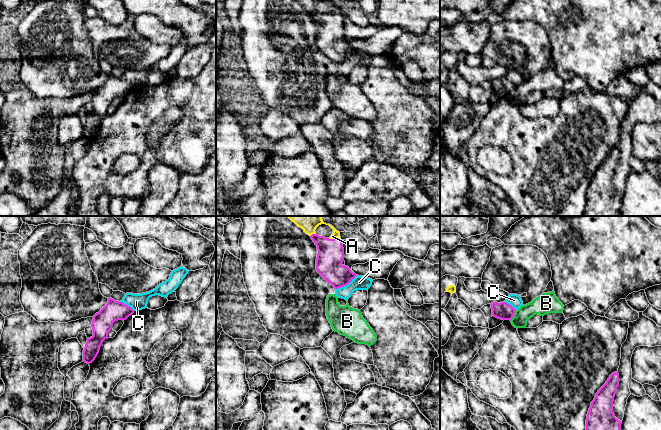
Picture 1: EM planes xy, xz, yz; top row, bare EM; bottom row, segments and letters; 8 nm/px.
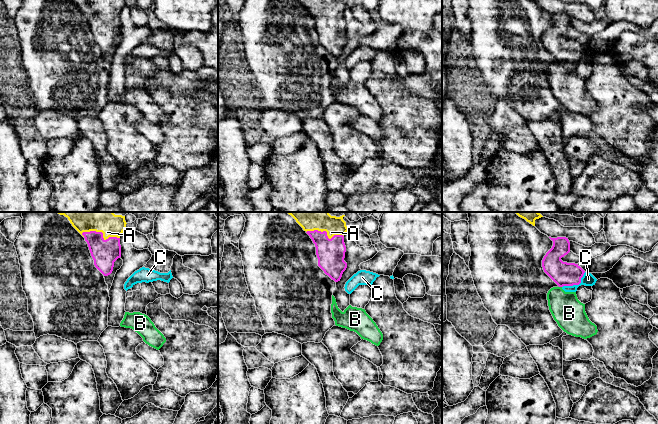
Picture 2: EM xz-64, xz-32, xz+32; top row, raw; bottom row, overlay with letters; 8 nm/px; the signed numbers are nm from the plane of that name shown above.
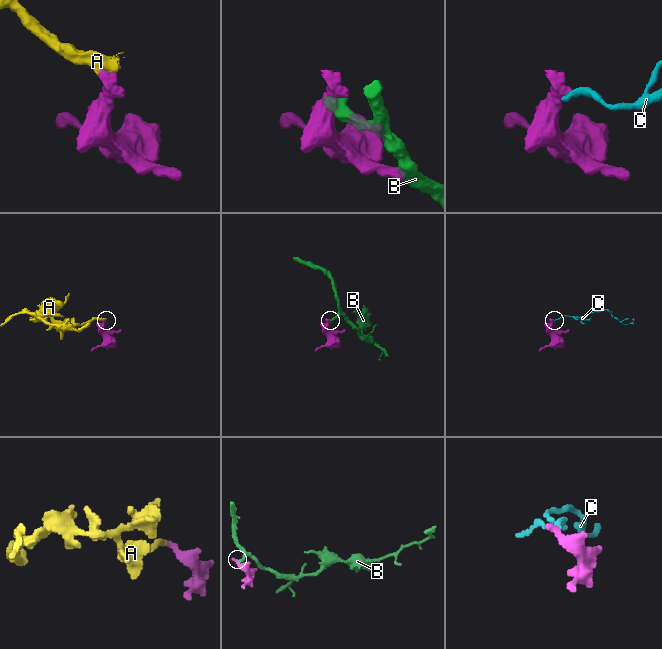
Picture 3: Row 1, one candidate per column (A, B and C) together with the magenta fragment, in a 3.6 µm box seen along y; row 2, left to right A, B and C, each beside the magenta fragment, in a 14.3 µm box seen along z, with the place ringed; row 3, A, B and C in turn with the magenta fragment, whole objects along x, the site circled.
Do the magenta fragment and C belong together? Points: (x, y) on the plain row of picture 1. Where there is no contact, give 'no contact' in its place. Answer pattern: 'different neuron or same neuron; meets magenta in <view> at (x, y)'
different neuron; meets magenta in xz at (346, 60)

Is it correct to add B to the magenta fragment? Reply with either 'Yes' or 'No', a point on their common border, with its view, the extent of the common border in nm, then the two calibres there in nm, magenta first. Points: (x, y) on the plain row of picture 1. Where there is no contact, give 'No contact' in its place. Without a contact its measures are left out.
No. Touches magenta at yz (513, 91). Shared border 100 nm. Thickness 140 nm (magenta) against 160 nm

